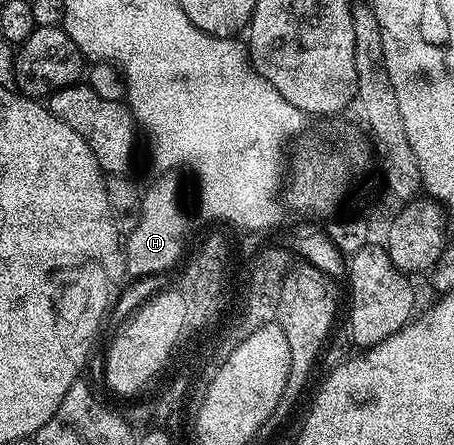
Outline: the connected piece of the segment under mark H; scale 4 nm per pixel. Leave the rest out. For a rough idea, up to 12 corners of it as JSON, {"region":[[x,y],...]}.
{"region":[[160,175],[140,198],[124,242],[127,276],[176,265],[188,213],[176,175]]}

